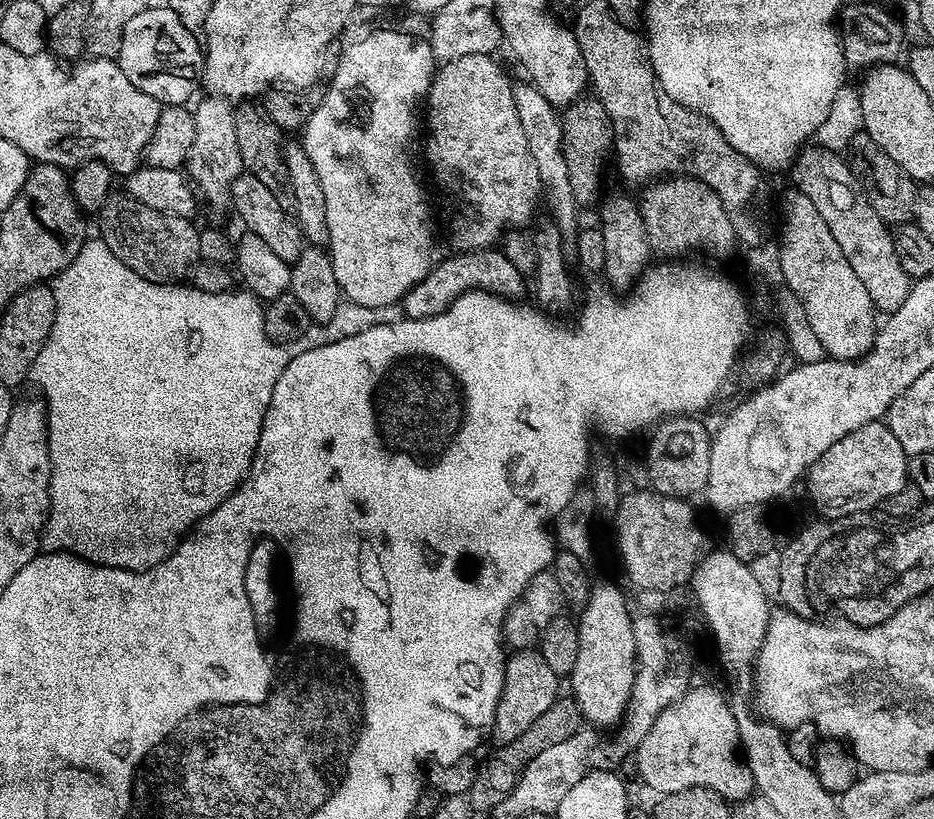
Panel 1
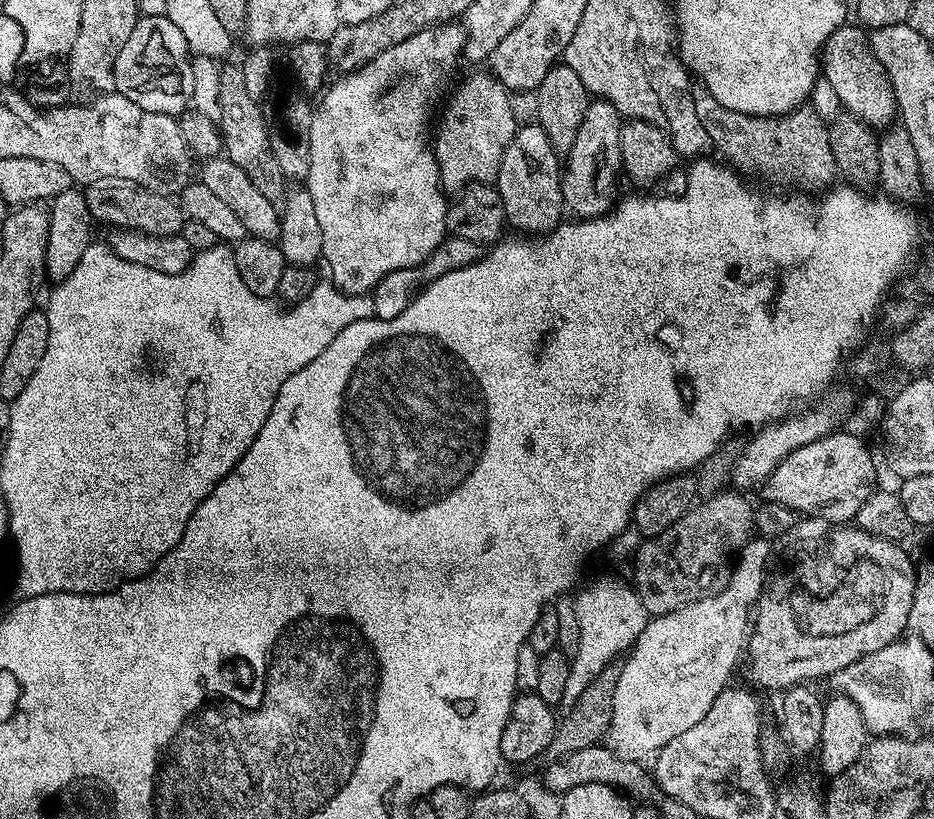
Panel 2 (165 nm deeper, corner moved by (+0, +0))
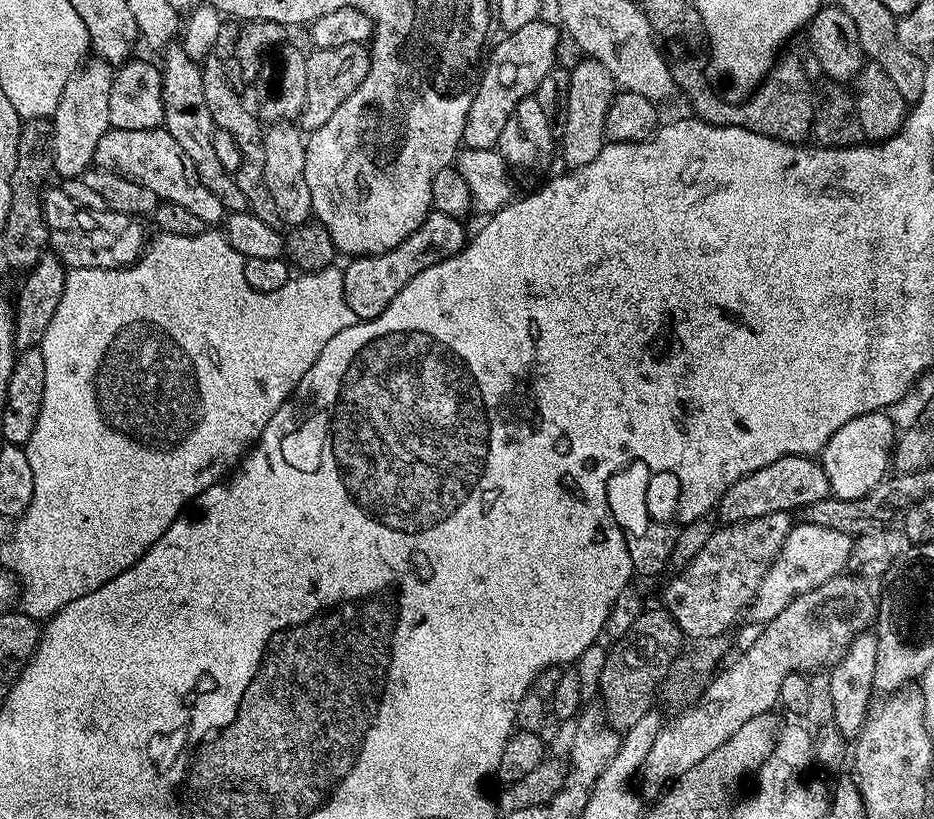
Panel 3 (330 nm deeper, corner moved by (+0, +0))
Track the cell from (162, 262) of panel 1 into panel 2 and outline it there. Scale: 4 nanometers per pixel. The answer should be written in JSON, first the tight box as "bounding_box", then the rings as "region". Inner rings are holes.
{"bounding_box":[84,178,186,236],"region":[[[102,178],[87,185],[84,193],[95,223],[102,222],[116,230],[145,232],[151,236],[174,236],[184,227],[186,217],[183,207],[173,197],[151,192],[134,182],[126,182],[122,178]]]}

